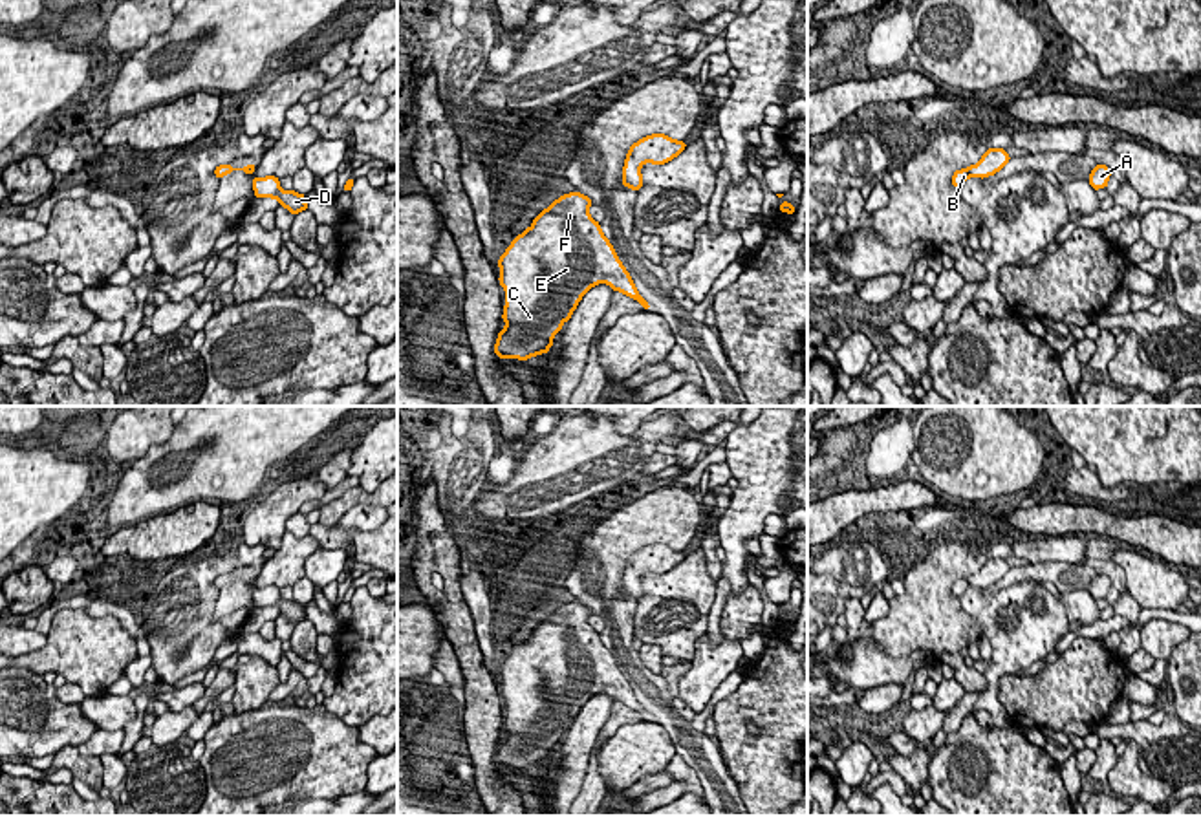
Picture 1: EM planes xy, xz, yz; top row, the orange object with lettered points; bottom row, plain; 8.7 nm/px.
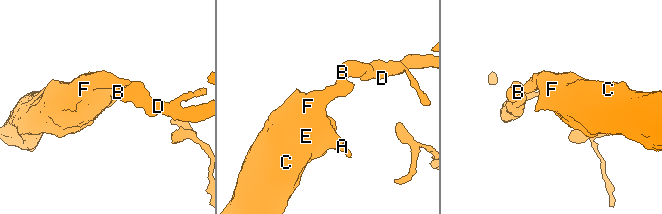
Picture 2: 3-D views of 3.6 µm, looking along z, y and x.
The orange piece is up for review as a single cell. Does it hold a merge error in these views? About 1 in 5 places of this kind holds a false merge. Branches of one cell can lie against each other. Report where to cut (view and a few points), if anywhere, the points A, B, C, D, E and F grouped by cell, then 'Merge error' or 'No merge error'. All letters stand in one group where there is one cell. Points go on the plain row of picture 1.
No split. Groups: A B C D E F. No merge error

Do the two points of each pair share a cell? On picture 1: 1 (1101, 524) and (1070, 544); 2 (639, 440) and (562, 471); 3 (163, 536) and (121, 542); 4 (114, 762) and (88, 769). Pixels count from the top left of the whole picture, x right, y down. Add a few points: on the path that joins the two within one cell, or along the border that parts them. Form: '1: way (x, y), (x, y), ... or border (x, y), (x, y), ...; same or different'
1: border (1037, 536), (1081, 535), (1084, 538); different
2: way (621, 458), (581, 460); same
3: way (152, 538), (132, 540); same
4: border (99, 758), (103, 785); different

